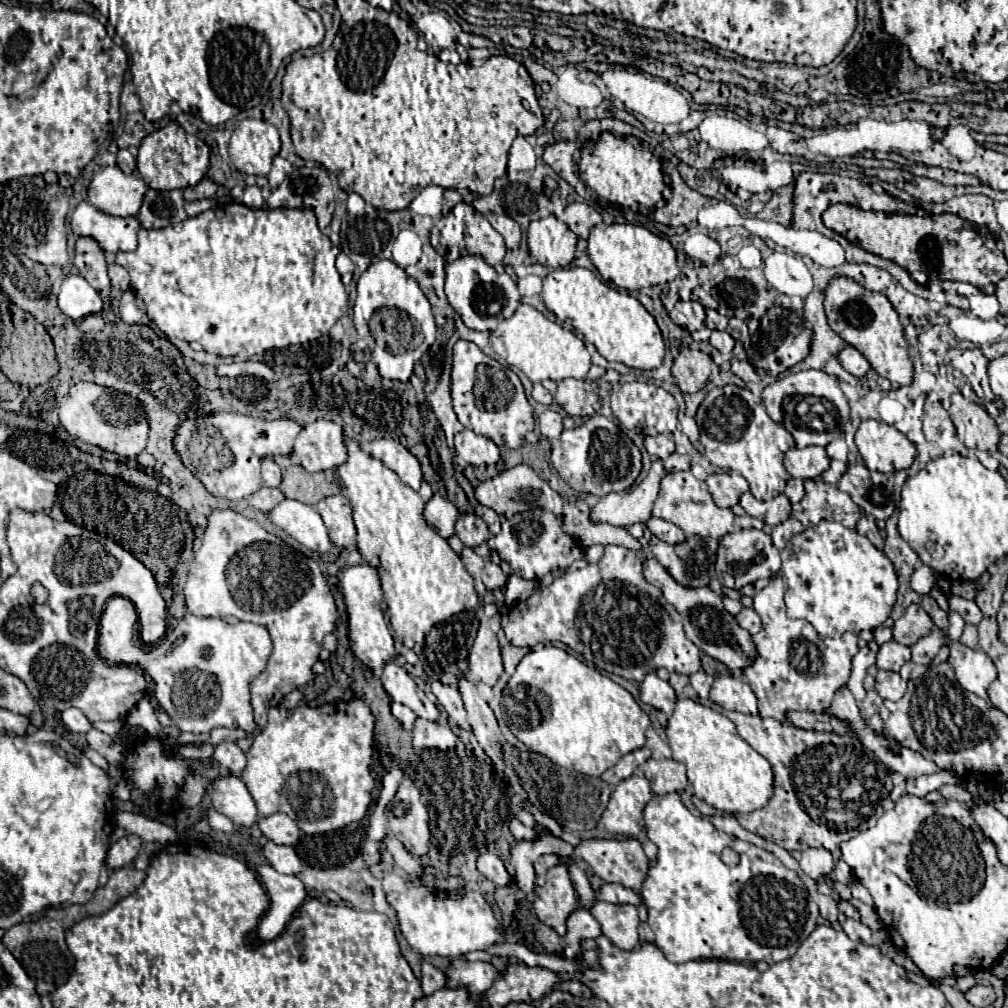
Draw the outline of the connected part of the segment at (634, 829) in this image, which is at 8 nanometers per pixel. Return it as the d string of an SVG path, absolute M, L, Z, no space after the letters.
M631 775L613 789L609 803L601 815L601 823L613 835L637 837L645 827L643 809L649 799L649 781L643 775Z

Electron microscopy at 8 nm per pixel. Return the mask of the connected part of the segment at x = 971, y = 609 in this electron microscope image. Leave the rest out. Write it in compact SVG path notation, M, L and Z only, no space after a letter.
M949 595L949 607L953 611L957 611L965 619L965 623L971 623L971 625L977 625L983 617L979 613L979 607L975 605L975 601L969 601L969 599L963 599L957 595Z

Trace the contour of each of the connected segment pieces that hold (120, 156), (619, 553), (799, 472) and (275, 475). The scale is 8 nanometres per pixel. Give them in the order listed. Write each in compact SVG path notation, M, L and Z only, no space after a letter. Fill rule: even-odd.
M119 149L119 153L117 153L117 165L119 165L119 167L121 167L121 171L123 171L123 173L127 173L127 175L135 173L135 169L137 169L135 157L133 157L127 149Z
M607 545L597 563L571 573L565 571L551 585L537 587L529 599L517 601L515 607L509 609L509 621L503 631L511 645L517 647L533 647L543 641L561 641L573 651L581 653L599 671L621 675L627 681L641 683L647 673L655 673L659 667L683 675L691 675L701 669L701 653L695 643L685 637L683 623L675 607L665 601L661 589L643 579L641 561L635 551L617 545Z
M793 447L785 453L785 469L797 479L815 479L829 469L829 455L823 447Z
M271 457L261 459L261 477L263 477L263 483L265 483L267 487L277 487L277 485L281 483L279 465L277 465Z

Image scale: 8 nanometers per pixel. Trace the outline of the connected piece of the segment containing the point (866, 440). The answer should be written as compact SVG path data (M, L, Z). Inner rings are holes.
M867 419L861 423L855 445L869 471L901 471L909 469L915 459L915 445L893 425Z

